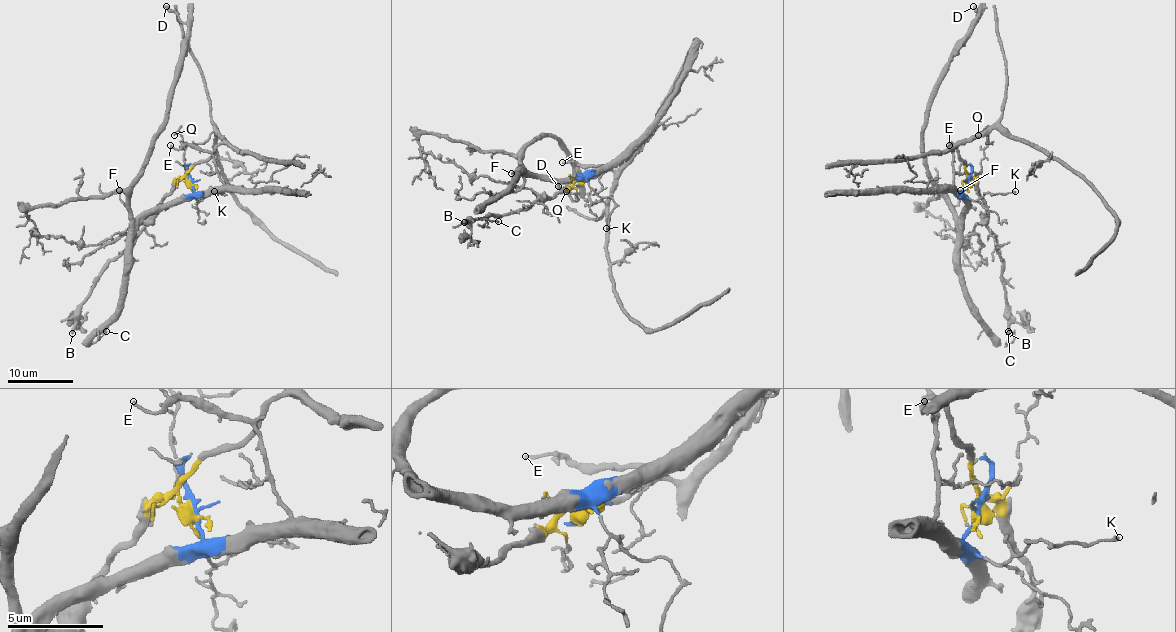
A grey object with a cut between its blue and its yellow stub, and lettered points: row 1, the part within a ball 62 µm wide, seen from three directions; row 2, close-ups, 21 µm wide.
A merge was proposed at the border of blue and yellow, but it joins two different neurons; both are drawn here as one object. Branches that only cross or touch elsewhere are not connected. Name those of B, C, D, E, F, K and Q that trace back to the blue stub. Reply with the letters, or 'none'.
C, D, E, F, K

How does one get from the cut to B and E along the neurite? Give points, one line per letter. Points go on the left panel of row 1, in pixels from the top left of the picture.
B: (191, 182), (183, 179), (177, 182), (155, 216), (110, 262), (82, 304), (81, 317), (72, 333)
E: (191, 182), (196, 192), (206, 192), (222, 184), (216, 161), (209, 153), (190, 145), (178, 150), (170, 145)

